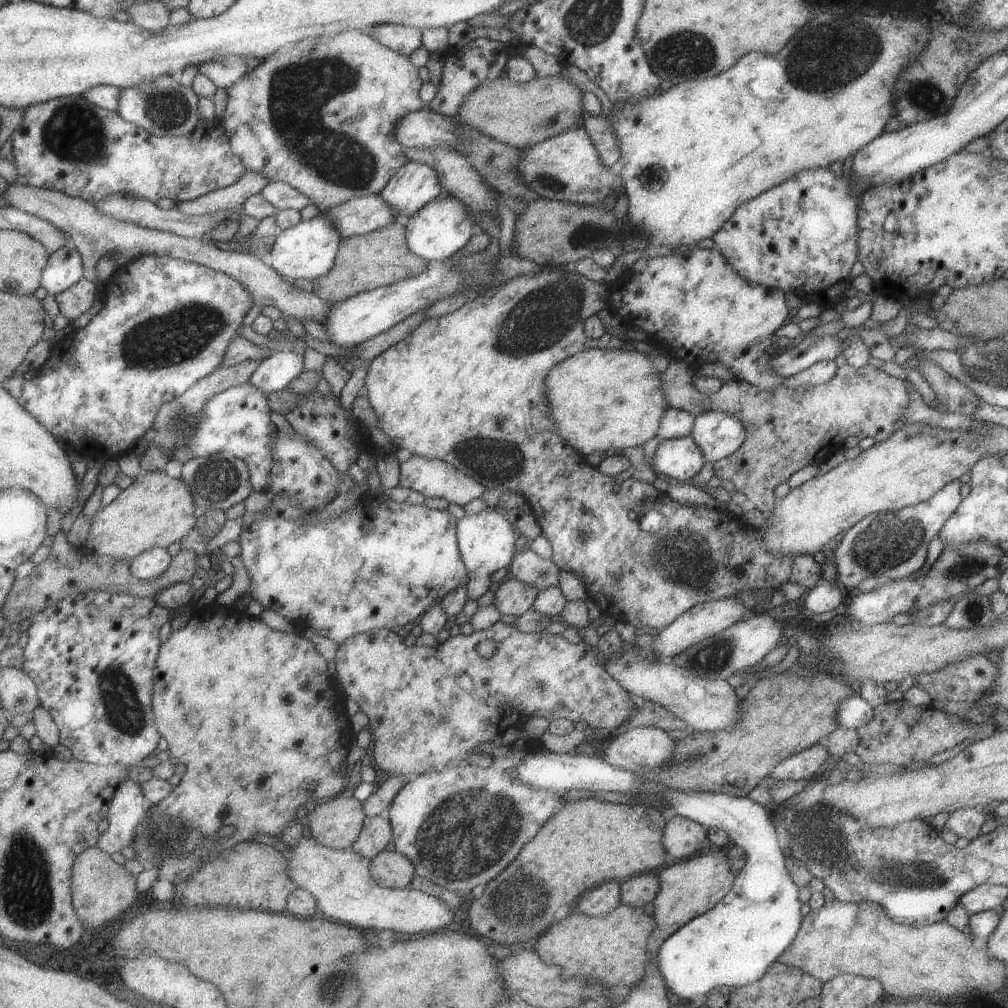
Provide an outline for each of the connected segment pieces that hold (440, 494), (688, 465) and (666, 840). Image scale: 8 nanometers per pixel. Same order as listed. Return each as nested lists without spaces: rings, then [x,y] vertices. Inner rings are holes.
[[[411,455],[407,460],[398,462],[398,486],[420,492],[424,497],[443,498],[448,504],[455,503],[460,506],[474,498],[480,498],[481,493],[485,491],[483,486],[450,464],[417,455]]]
[[[686,436],[659,440],[651,466],[664,483],[674,483],[691,480],[704,463],[699,447]]]
[[[675,815],[665,823],[662,847],[671,860],[681,860],[695,855],[705,840],[706,828],[698,822]]]

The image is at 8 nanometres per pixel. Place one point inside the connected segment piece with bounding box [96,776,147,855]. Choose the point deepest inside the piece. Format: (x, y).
(127, 806)

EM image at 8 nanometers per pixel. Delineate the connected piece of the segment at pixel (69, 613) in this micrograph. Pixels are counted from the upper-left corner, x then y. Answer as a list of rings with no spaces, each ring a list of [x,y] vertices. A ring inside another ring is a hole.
[[[86,589],[84,592],[73,593],[59,599],[55,604],[50,604],[47,608],[30,617],[30,626],[26,630],[26,643],[22,648],[23,666],[21,670],[32,679],[37,689],[38,704],[41,705],[53,719],[58,728],[58,739],[61,746],[65,746],[72,753],[72,758],[84,763],[95,763],[96,765],[120,764],[129,767],[143,760],[154,748],[160,734],[154,725],[154,714],[152,711],[152,684],[153,667],[160,647],[157,631],[159,627],[169,618],[169,610],[159,606],[153,599],[147,597],[132,597],[123,593],[108,593],[93,589]]]

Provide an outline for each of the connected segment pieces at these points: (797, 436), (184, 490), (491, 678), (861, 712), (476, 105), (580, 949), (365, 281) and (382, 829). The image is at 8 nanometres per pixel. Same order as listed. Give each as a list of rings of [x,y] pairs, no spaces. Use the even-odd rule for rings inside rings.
[[[669,360],[666,370],[660,374],[664,399],[669,407],[687,411],[693,416],[707,411],[721,411],[736,416],[742,422],[746,430],[742,445],[728,457],[714,462],[712,470],[720,480],[730,480],[734,490],[744,494],[765,518],[772,512],[777,501],[773,496],[775,486],[785,482],[793,472],[803,466],[817,466],[827,460],[833,452],[841,448],[847,436],[853,435],[858,439],[871,436],[875,443],[888,439],[890,434],[899,430],[906,422],[904,412],[910,403],[906,382],[878,369],[871,362],[859,368],[845,363],[836,368],[836,373],[829,380],[816,385],[793,387],[783,384],[775,386],[774,389],[761,390],[755,385],[733,378],[725,381],[712,395],[699,392],[695,388],[694,374],[695,370],[687,362]]]
[[[142,471],[113,501],[97,512],[97,516],[91,518],[84,549],[97,557],[121,561],[123,558],[131,560],[153,547],[166,549],[169,544],[180,542],[194,528],[199,510],[183,479],[169,477],[164,471]]]
[[[501,621],[494,622],[485,630],[473,631],[469,635],[459,633],[458,635],[447,637],[441,644],[437,643],[432,647],[419,646],[415,643],[405,646],[403,639],[393,633],[393,630],[387,630],[386,628],[373,629],[346,638],[336,649],[334,663],[336,668],[335,687],[344,699],[351,699],[355,704],[358,704],[358,710],[363,712],[368,718],[366,728],[371,736],[370,753],[373,766],[378,771],[379,778],[400,774],[421,775],[431,770],[440,771],[447,767],[464,767],[465,765],[485,768],[491,764],[492,756],[486,753],[475,753],[475,748],[479,744],[483,744],[483,742],[491,742],[495,736],[502,734],[508,727],[515,727],[516,724],[522,723],[527,718],[536,716],[546,718],[548,721],[567,719],[572,723],[583,720],[583,722],[588,724],[589,734],[602,735],[627,722],[638,705],[637,700],[609,676],[600,659],[600,655],[596,652],[596,648],[589,647],[583,640],[573,644],[562,637],[562,635],[552,635],[545,631],[524,633],[514,624],[506,624]],[[485,638],[496,642],[495,651],[489,658],[481,657],[475,651],[475,645]]]
[[[857,690],[851,696],[845,697],[837,703],[834,719],[839,727],[856,729],[867,724],[872,719],[873,709],[869,706]]]
[[[564,73],[545,78],[533,77],[521,84],[510,81],[507,77],[497,77],[491,80],[485,79],[483,83],[479,83],[479,86],[468,92],[461,101],[455,118],[457,122],[478,130],[493,140],[521,149],[567,131],[571,124],[575,124],[575,118],[583,113],[581,98],[582,92],[566,78]]]
[[[619,904],[611,910],[609,914],[605,914],[605,916],[583,916],[583,913],[573,913],[571,916],[567,916],[567,918],[563,918],[563,920],[561,920],[560,917],[548,927],[548,931],[546,933],[543,933],[535,942],[532,943],[532,950],[538,954],[538,957],[546,965],[557,965],[563,968],[563,974],[561,974],[563,978],[567,978],[567,976],[585,976],[585,978],[597,978],[601,984],[605,984],[605,986],[609,986],[609,988],[615,988],[615,986],[629,986],[632,988],[635,982],[640,982],[642,980],[644,973],[646,972],[646,967],[650,962],[648,952],[646,951],[646,942],[654,928],[654,918],[645,914],[645,912],[643,912],[643,907],[635,908],[629,905]]]
[[[395,220],[367,234],[341,239],[333,266],[312,282],[313,292],[324,301],[334,303],[377,287],[408,279],[426,269],[428,261],[414,255],[406,245],[404,221]]]
[[[379,815],[366,817],[351,848],[361,857],[372,859],[392,840],[392,828],[388,819]]]

